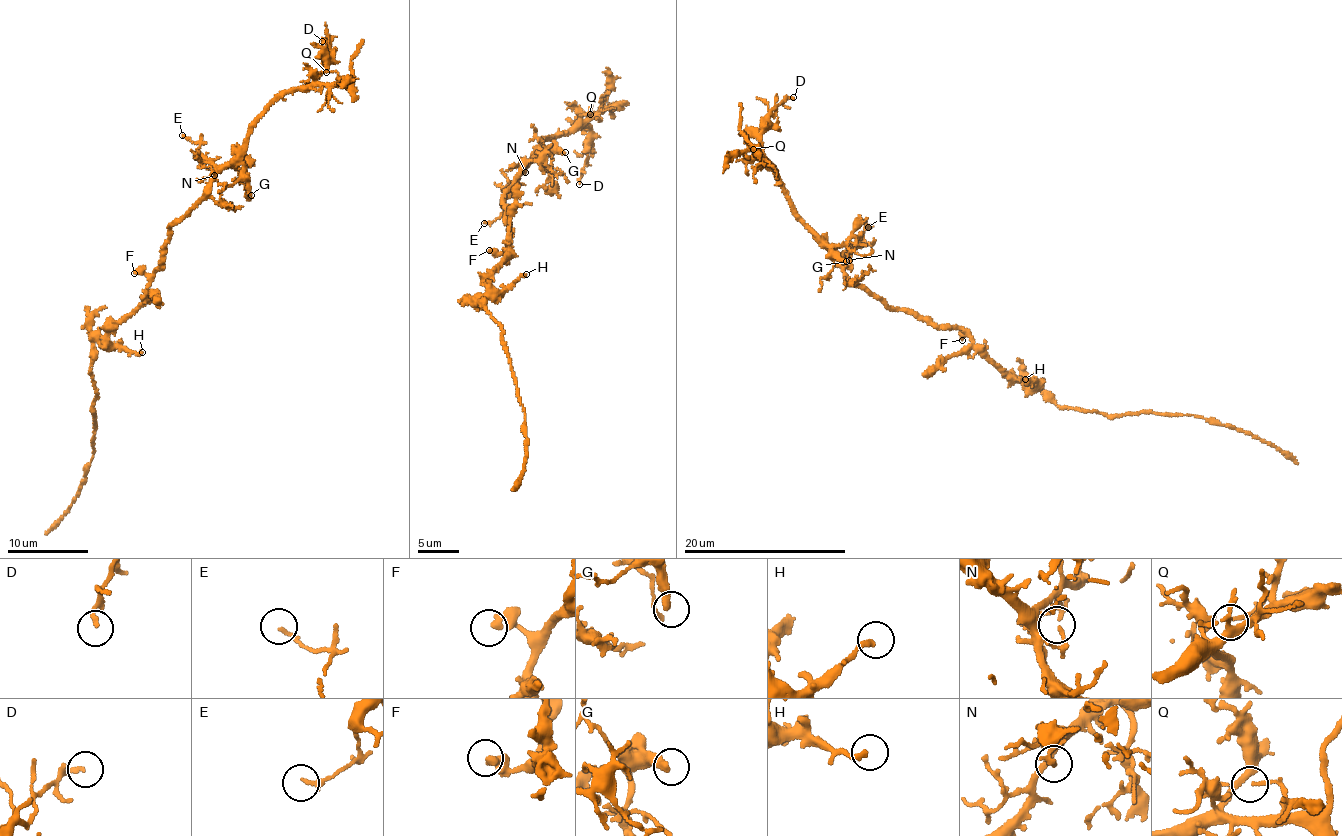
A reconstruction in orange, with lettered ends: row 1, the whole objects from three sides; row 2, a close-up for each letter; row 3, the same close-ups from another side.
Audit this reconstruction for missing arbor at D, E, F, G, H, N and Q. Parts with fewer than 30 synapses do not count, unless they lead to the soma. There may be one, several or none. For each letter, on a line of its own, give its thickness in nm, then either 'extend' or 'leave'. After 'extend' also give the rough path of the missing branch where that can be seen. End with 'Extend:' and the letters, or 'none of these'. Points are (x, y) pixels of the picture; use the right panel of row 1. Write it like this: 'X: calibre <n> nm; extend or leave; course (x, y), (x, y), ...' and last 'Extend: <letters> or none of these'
D: calibre 160 nm; leave
E: calibre 180 nm; leave
F: calibre 360 nm; leave
G: calibre 320 nm; leave
H: calibre 200 nm; leave
N: calibre 100 nm; leave
Q: calibre 140 nm; leave
Extend: none of these

